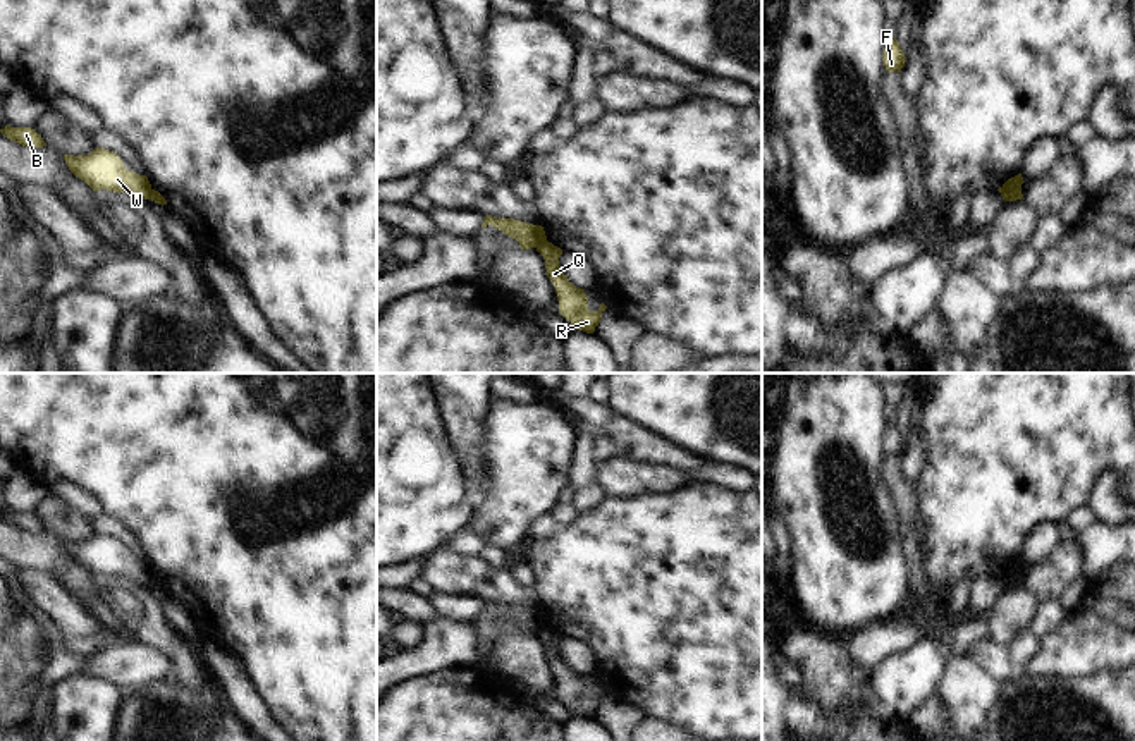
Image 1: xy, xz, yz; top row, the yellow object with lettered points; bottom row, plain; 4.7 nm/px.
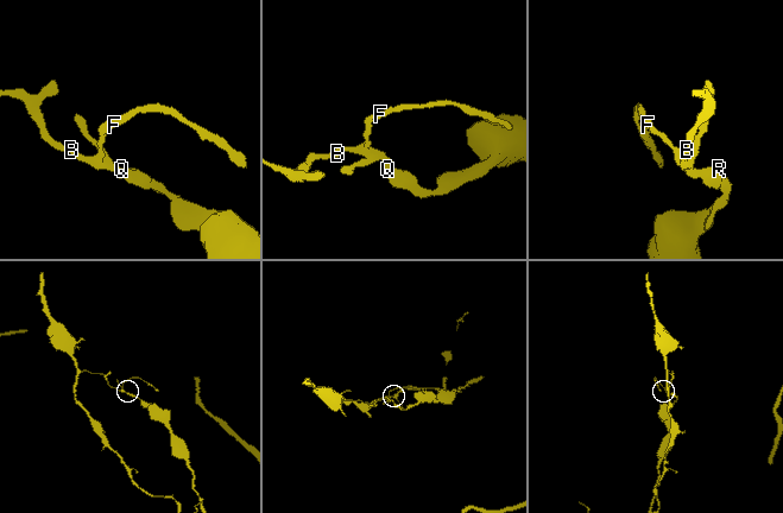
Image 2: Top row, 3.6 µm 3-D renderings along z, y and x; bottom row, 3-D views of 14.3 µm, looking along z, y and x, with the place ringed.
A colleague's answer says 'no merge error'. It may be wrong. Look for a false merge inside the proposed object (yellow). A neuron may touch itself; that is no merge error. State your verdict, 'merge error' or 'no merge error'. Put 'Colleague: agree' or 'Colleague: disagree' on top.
Colleague: disagree
merge error

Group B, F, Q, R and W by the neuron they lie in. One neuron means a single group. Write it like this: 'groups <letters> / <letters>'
groups B F W / Q R

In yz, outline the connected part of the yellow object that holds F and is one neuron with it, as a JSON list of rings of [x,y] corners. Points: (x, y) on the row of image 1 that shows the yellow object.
[[[896,38],[886,41],[882,60],[887,72],[901,72],[905,67],[906,57]]]

